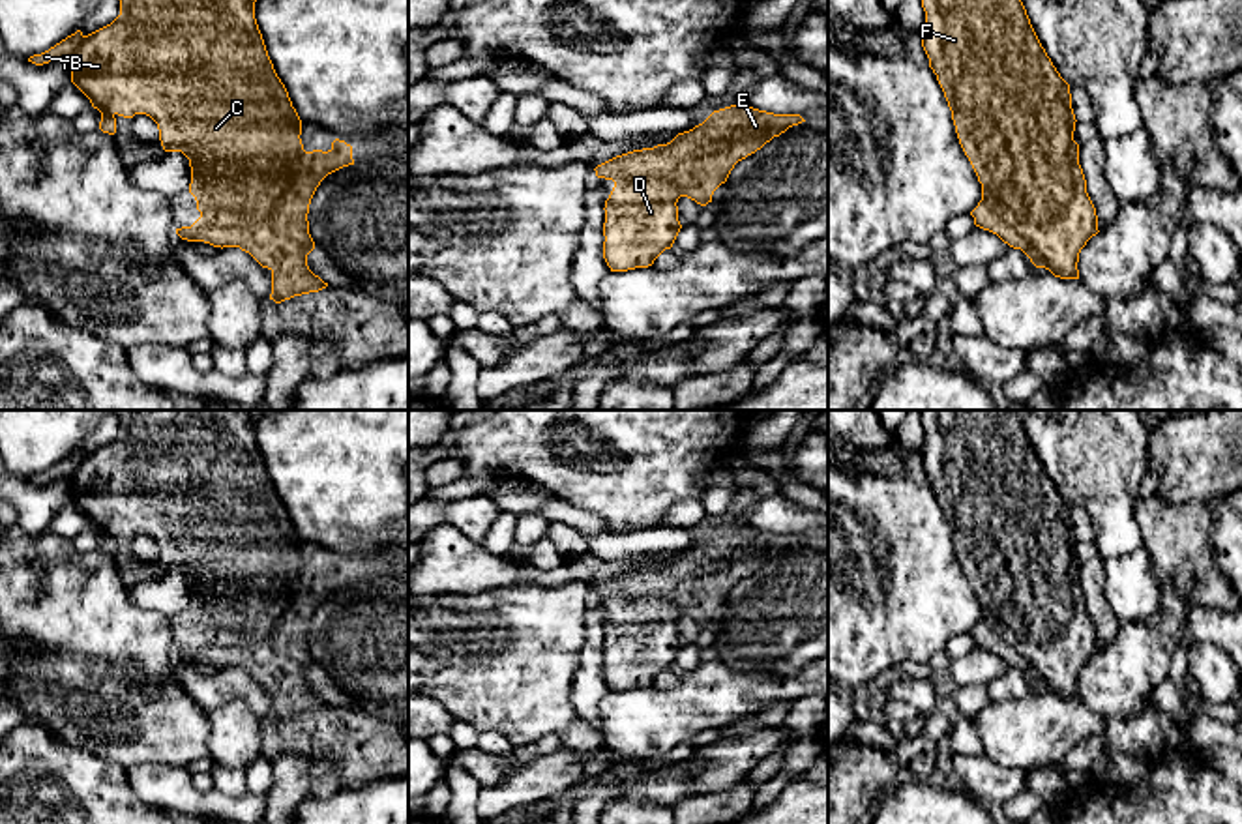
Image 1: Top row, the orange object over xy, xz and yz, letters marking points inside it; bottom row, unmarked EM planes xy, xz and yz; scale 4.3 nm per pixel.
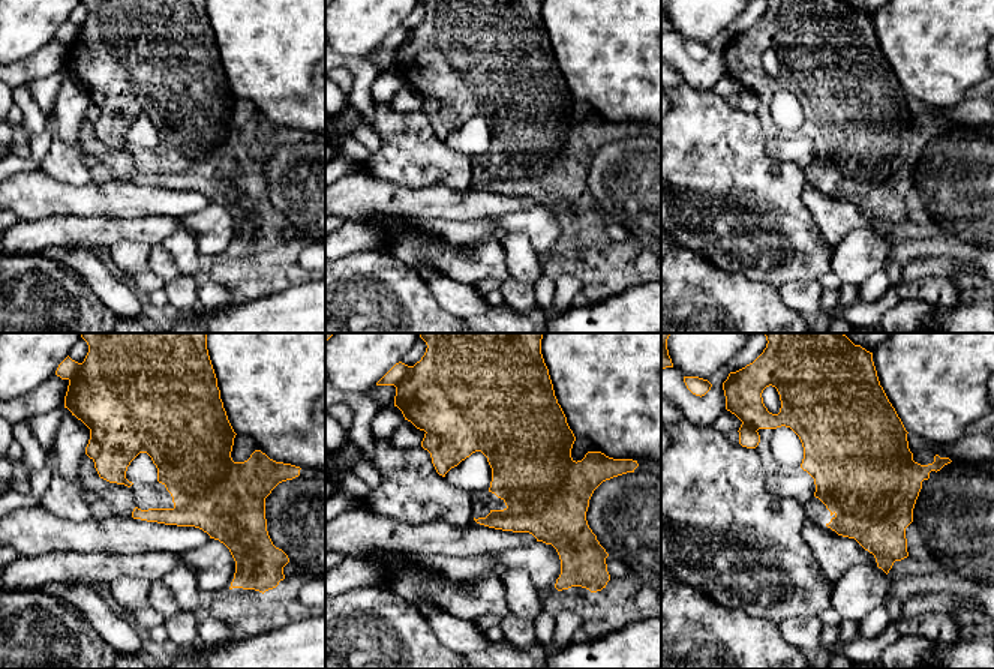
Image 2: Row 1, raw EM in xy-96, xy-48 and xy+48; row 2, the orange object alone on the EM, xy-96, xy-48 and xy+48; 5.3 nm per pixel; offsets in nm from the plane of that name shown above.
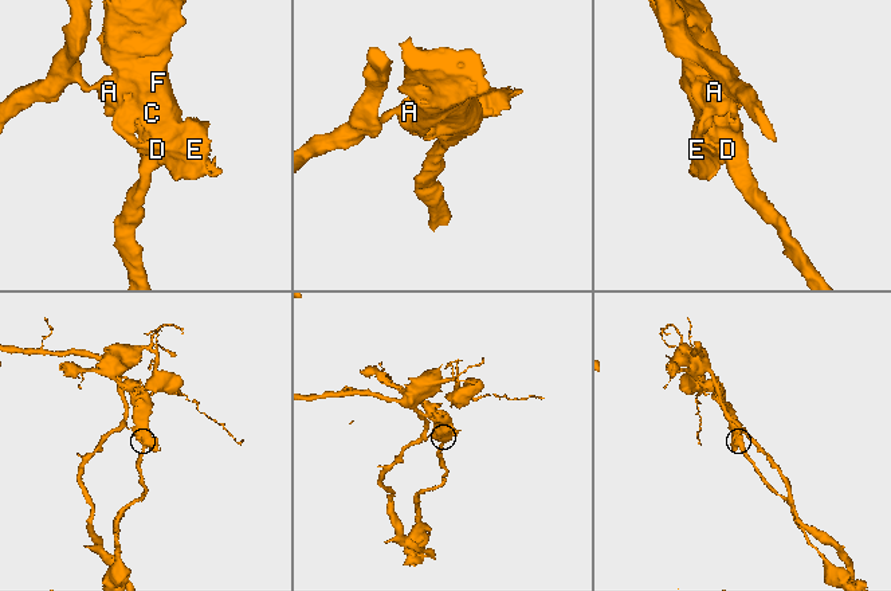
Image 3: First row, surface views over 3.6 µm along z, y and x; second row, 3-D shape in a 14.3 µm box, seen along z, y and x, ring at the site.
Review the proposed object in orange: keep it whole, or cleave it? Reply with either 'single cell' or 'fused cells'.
fused cells

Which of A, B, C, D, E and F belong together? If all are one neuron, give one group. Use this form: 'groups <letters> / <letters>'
groups A C D E F / B

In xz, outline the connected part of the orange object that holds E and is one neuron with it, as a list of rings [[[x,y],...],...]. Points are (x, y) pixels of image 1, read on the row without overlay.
[[[736,522],[714,530],[667,564],[643,567],[644,597],[631,607],[614,605],[605,620],[603,678],[611,691],[652,685],[682,648],[680,616],[706,625],[738,581],[802,541],[800,534]]]

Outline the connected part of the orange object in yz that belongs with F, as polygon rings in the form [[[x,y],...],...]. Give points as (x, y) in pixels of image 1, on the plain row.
[[[1015,410],[920,414],[925,431],[922,466],[952,530],[959,564],[982,603],[974,644],[1010,667],[1015,648],[1025,655],[1019,669],[1036,687],[1079,699],[1079,672],[1100,650],[1073,560],[1077,539],[1070,504],[1042,466]]]

